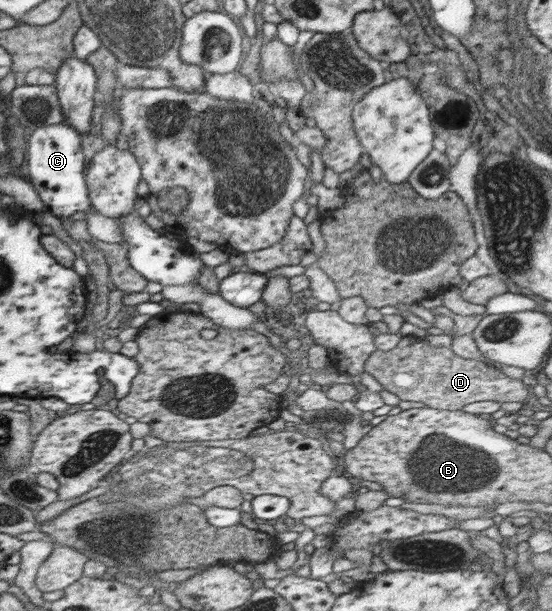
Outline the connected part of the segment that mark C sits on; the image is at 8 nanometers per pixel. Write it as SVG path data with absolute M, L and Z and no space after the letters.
M66 122L34 129L28 140L24 171L37 190L45 210L59 219L85 220L99 214L90 201L86 184L83 137Z

